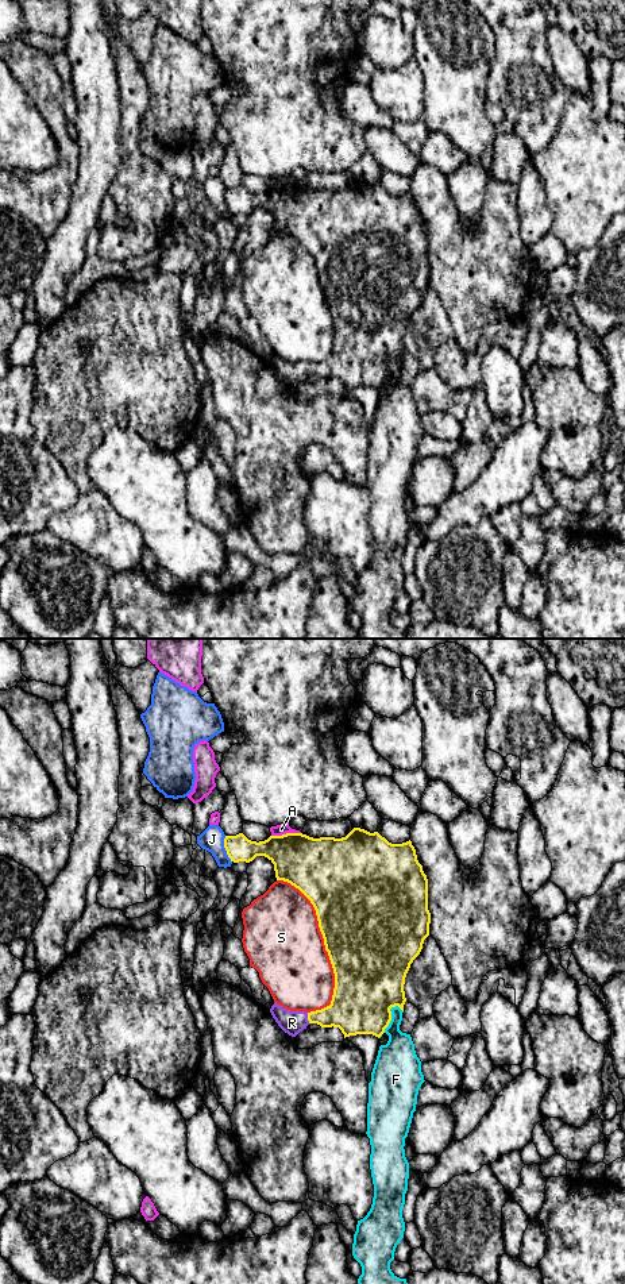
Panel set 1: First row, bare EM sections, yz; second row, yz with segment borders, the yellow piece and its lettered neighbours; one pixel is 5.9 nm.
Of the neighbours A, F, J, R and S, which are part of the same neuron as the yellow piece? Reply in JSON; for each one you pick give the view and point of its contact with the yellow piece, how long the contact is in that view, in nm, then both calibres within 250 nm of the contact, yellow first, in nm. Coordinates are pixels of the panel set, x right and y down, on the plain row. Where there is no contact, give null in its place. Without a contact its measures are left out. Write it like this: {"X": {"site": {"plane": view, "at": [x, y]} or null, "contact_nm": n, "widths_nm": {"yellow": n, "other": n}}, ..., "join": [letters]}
{"R": {"site": {"plane": "yz", "at": [308, 370]}, "contact_nm": 70, "widths_nm": {"yellow": 240, "other": 140}}, "join": ["R"]}

